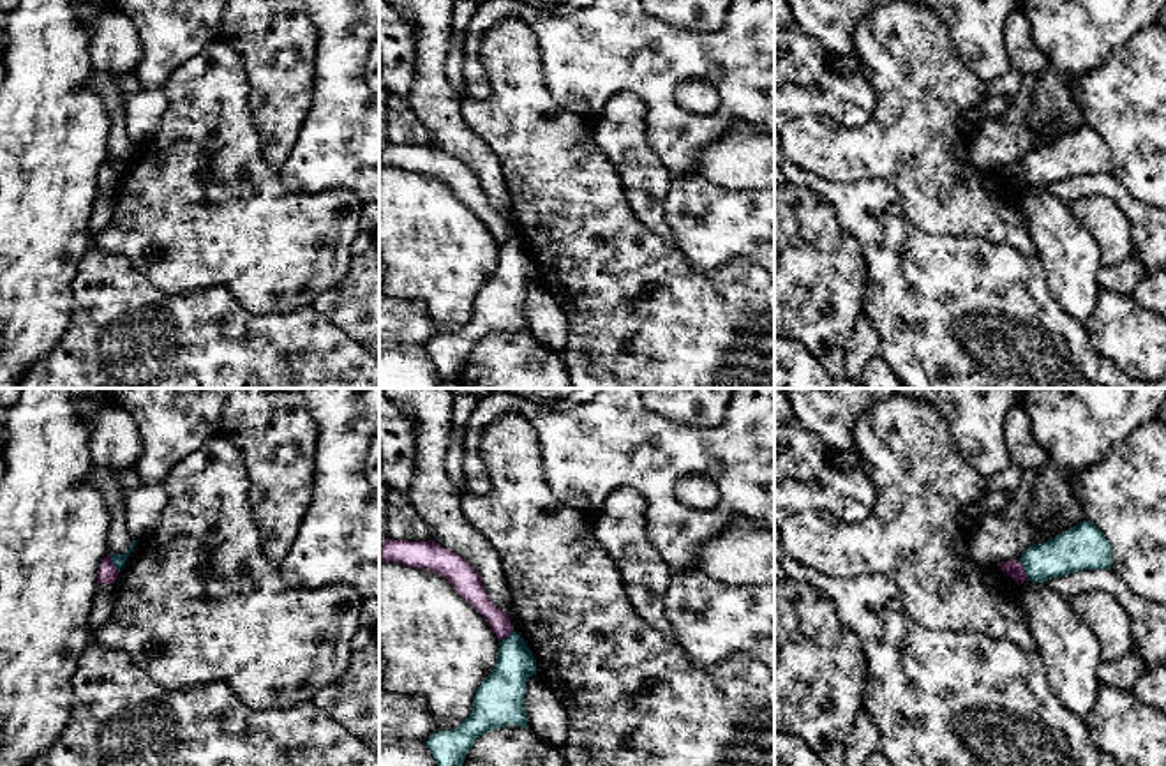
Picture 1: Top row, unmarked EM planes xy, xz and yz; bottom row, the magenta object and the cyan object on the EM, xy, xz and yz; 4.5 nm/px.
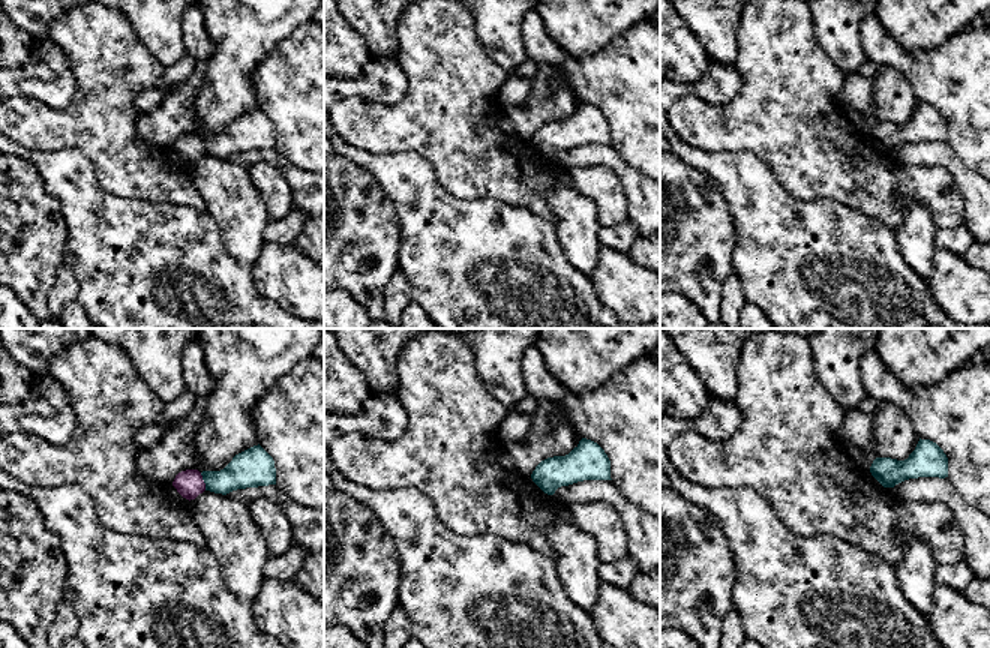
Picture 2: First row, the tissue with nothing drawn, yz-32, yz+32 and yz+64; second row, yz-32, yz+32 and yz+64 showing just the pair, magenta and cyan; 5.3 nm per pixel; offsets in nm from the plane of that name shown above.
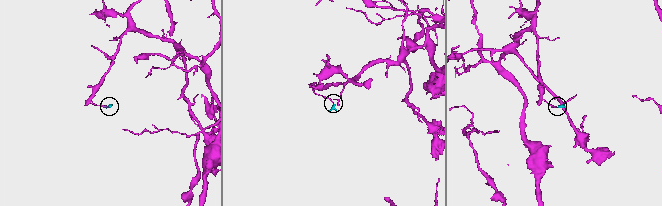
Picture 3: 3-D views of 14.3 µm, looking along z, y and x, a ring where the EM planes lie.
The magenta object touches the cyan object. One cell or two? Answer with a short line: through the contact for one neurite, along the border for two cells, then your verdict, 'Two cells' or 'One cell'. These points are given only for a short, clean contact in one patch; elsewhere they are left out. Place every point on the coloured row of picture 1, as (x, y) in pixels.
Line: yz (1018, 560), (1029, 579). Two cells

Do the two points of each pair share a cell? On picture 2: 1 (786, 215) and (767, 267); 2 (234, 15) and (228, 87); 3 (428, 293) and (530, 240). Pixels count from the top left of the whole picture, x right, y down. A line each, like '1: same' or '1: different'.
1: same
2: same
3: same

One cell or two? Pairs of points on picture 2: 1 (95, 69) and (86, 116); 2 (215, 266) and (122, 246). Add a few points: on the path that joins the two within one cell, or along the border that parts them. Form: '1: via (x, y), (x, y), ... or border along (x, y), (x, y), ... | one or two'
1: via (95, 81), (93, 104) | one
2: via (192, 266), (144, 263) | one

